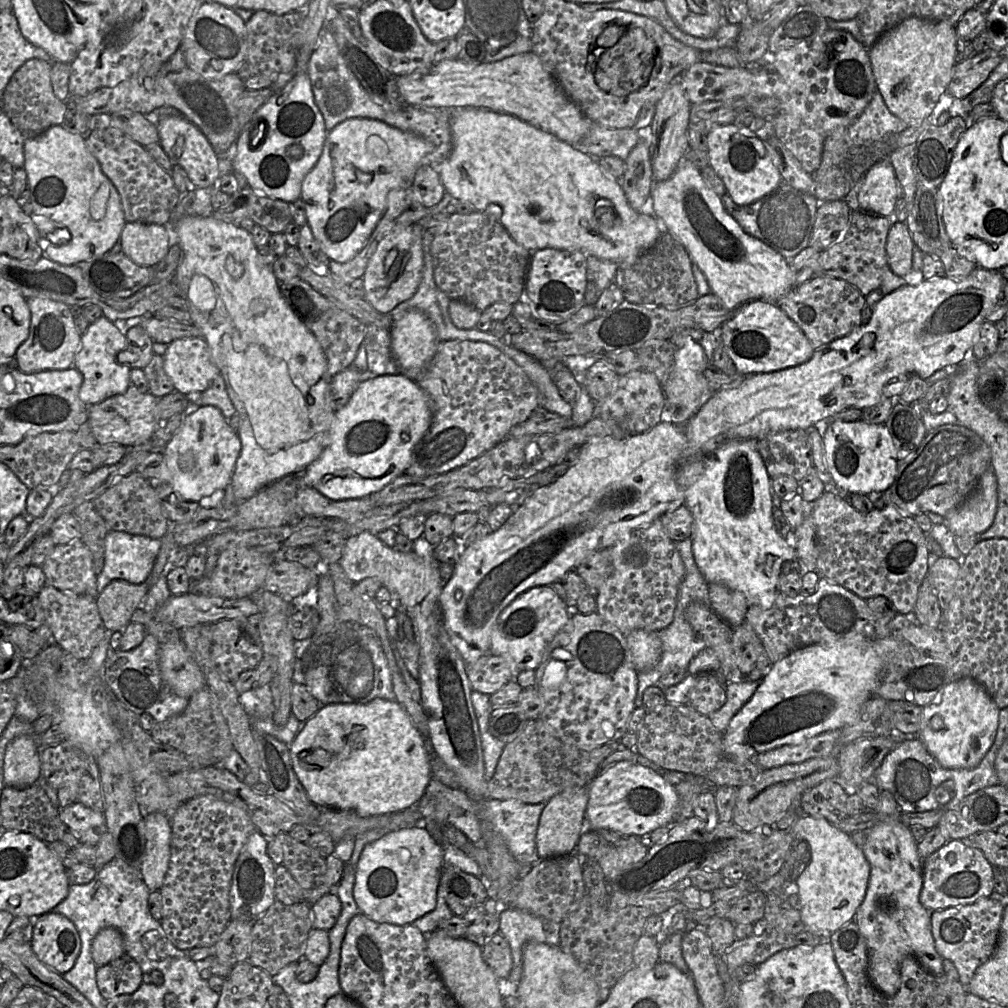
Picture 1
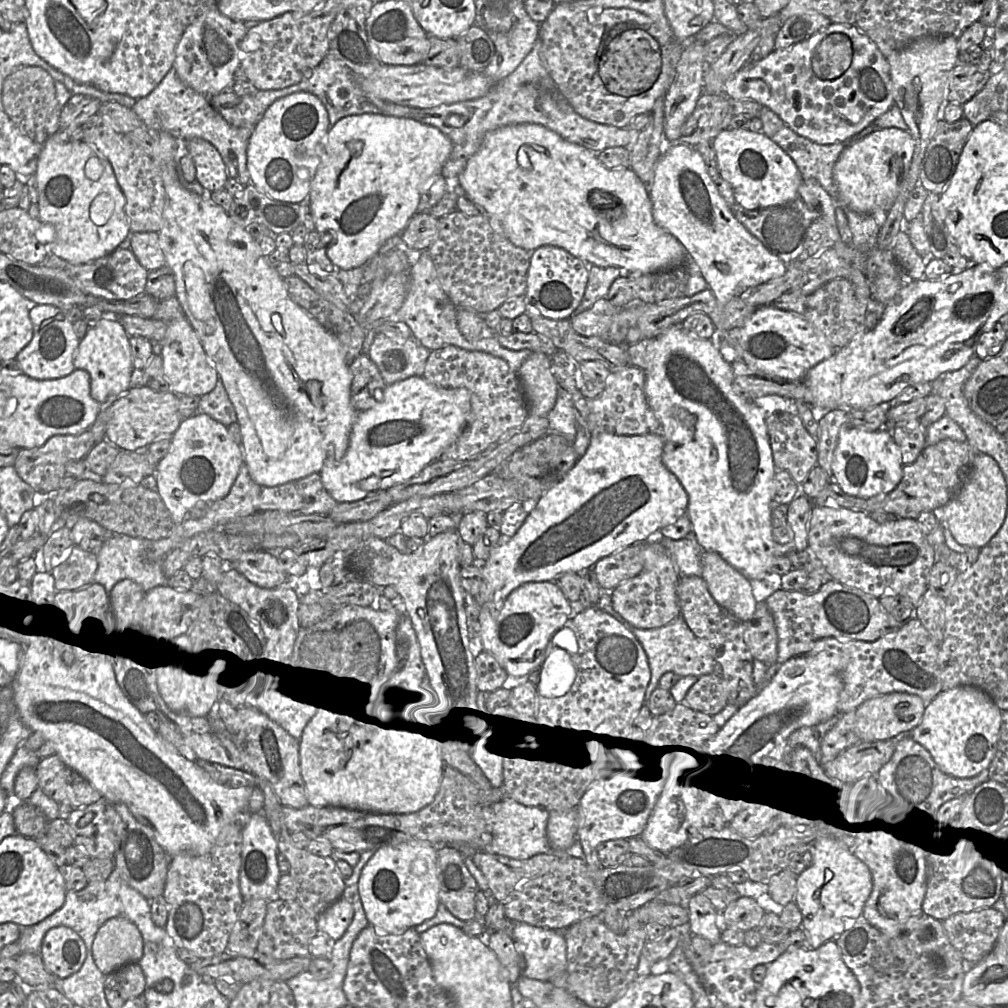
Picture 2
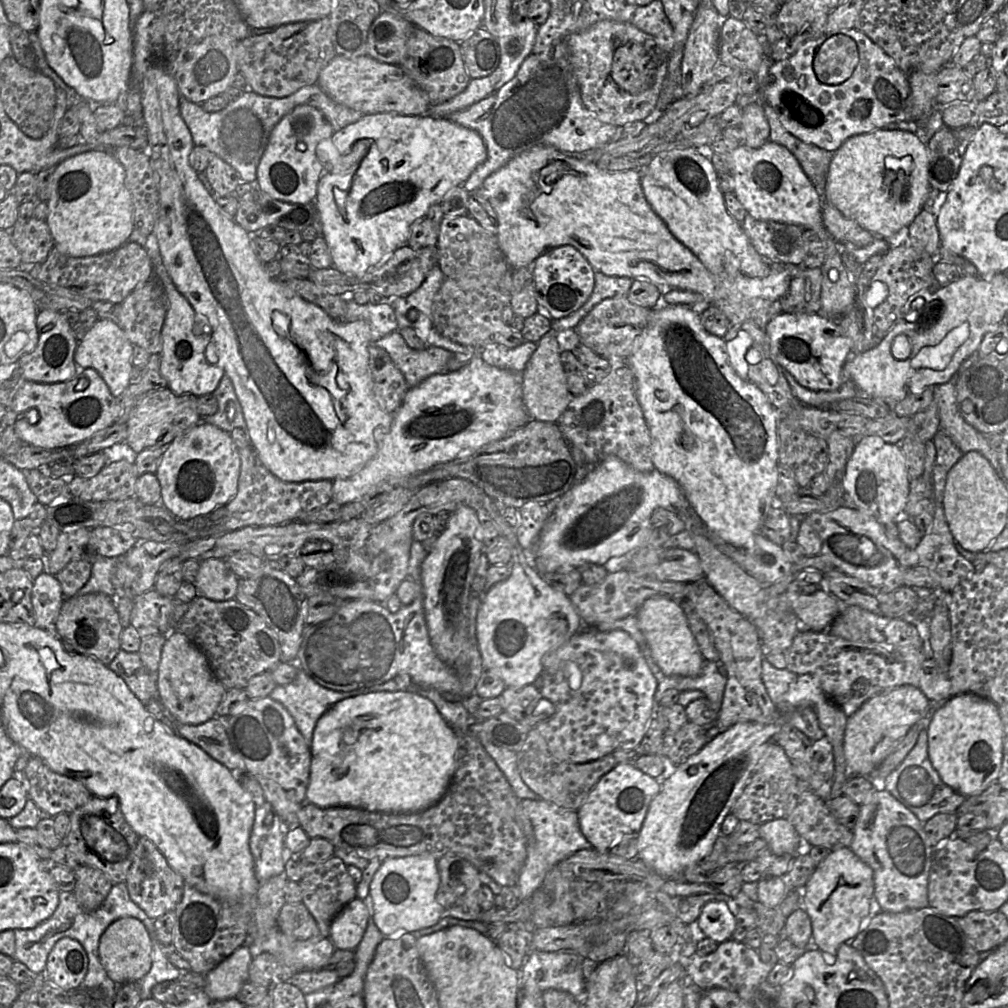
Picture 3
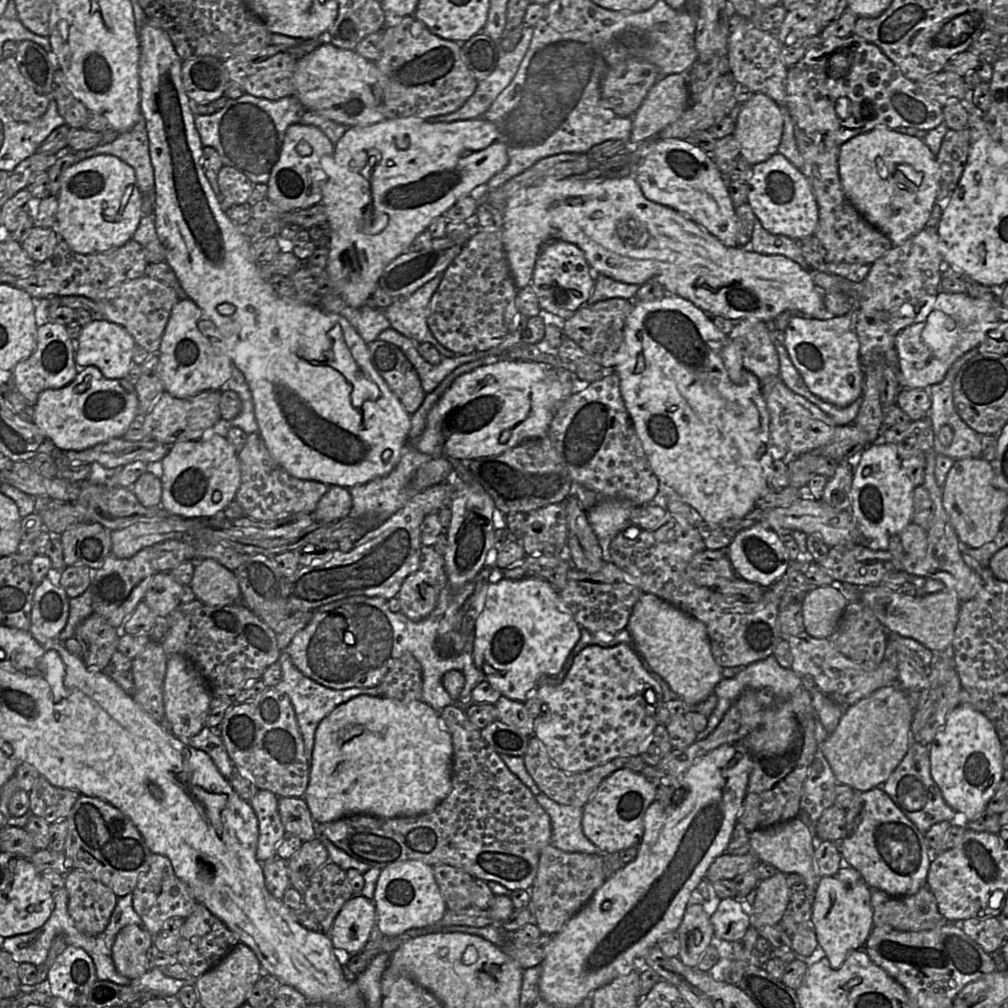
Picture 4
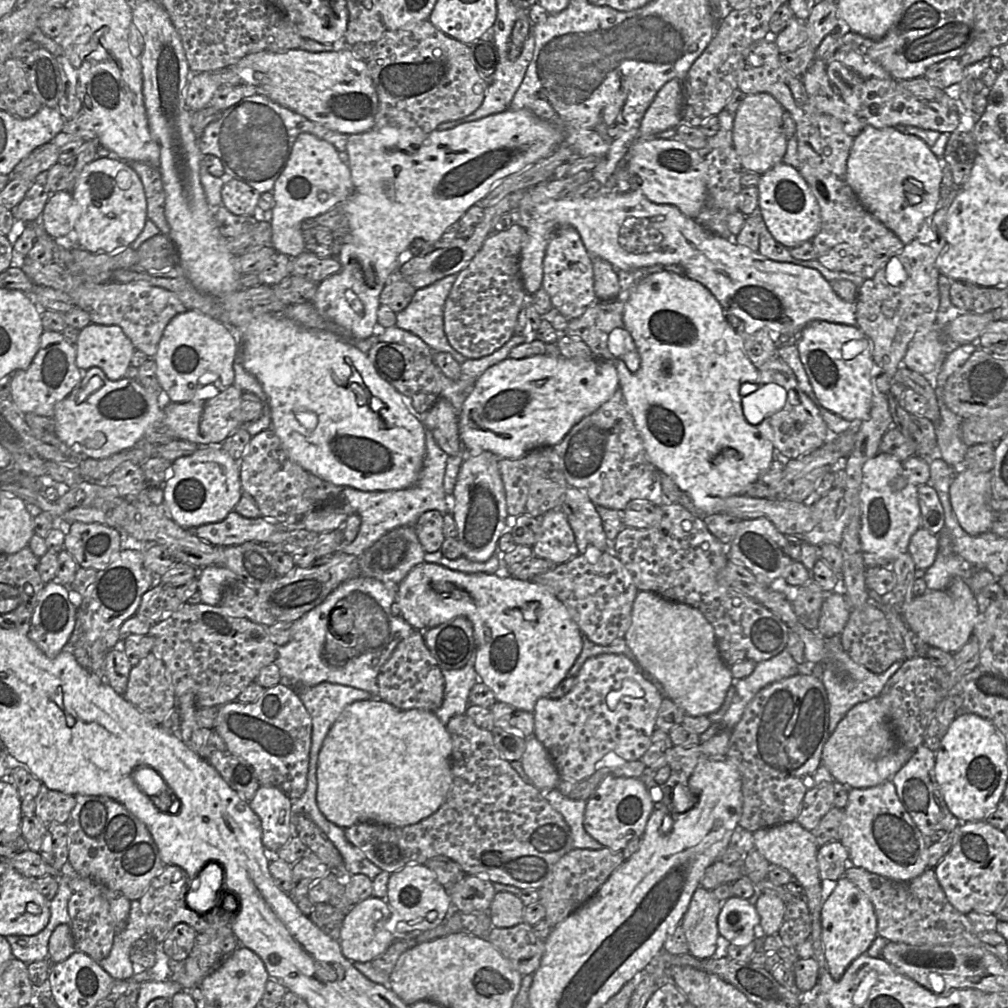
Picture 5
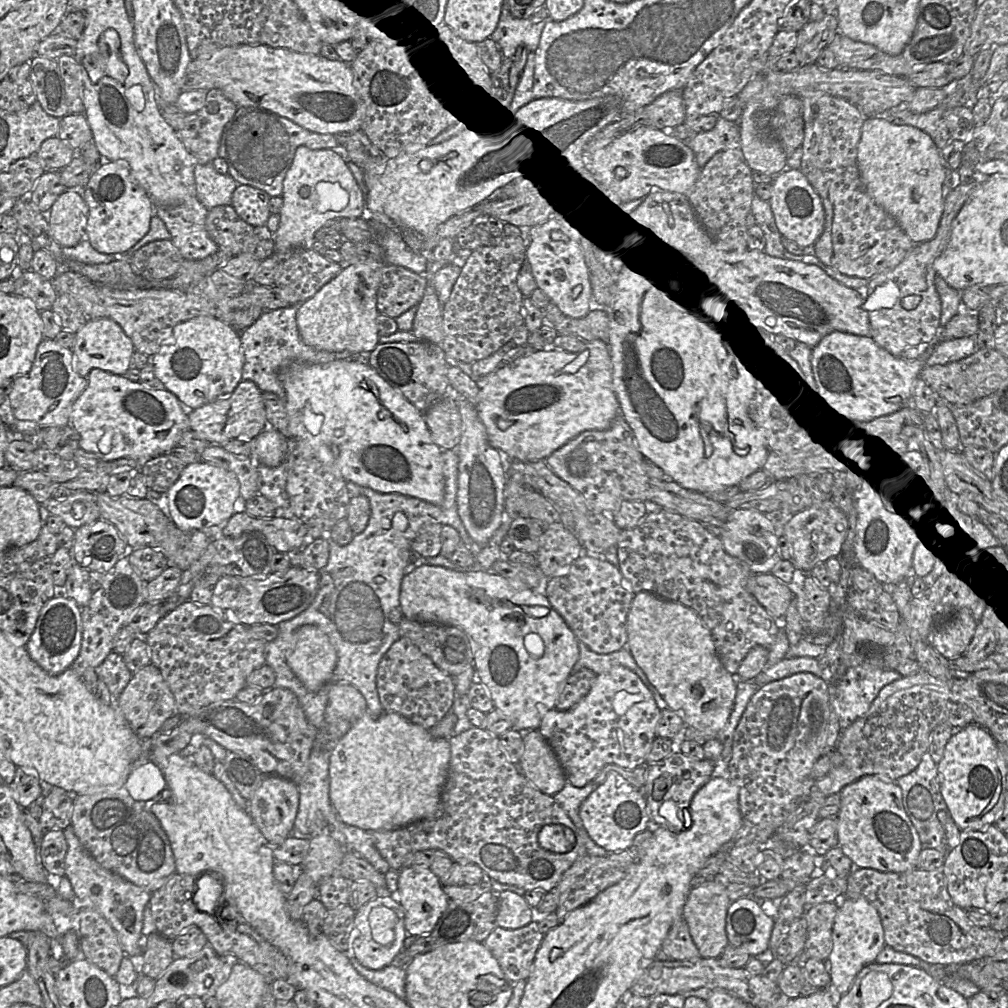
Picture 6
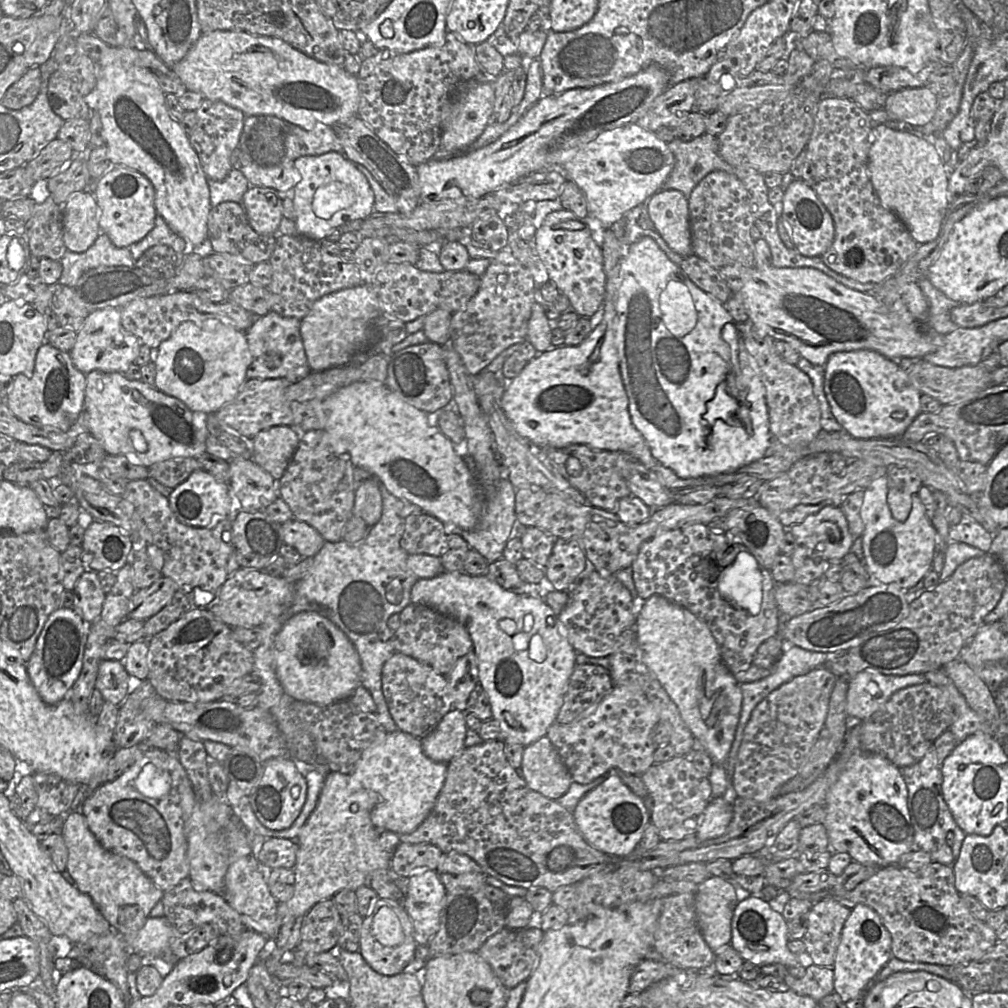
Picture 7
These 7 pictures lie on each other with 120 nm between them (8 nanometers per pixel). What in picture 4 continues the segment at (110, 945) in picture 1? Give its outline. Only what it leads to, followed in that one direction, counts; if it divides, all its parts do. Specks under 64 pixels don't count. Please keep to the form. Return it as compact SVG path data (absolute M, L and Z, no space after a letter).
M143 926L122 928L112 946L112 960L118 973L130 980L144 975L150 969L152 948L153 937Z

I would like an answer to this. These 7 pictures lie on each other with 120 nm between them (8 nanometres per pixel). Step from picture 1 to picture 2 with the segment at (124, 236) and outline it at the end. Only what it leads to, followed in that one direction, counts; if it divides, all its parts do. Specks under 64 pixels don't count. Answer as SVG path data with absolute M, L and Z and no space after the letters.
M158 232L132 233L130 244L130 249L133 251L139 263L149 272L166 265Z

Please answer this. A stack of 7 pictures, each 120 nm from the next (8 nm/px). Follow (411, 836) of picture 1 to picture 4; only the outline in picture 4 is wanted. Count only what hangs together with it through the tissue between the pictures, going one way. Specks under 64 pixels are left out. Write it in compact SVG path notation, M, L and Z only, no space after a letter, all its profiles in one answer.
M419 860L399 862L381 869L373 902L376 907L376 927L387 937L398 936L413 928L435 926L447 911L433 866Z

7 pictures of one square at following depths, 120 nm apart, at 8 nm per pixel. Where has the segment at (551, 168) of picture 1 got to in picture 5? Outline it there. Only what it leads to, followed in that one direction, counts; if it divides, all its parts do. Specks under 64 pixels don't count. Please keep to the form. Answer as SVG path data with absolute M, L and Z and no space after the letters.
M602 187L589 198L565 198L540 204L529 213L527 242L520 255L520 274L527 294L534 294L542 287L543 259L547 243L553 233L564 226L573 227L580 235L587 251L592 256L605 259L616 270L631 271L656 264L675 264L684 269L684 275L706 287L718 300L725 312L730 312L746 323L746 331L760 329L771 334L799 334L813 321L827 321L856 325L854 303L842 300L817 270L787 262L777 262L754 252L747 247L731 243L707 229L697 220L685 216L677 207L657 204L648 200L640 190L615 193Z

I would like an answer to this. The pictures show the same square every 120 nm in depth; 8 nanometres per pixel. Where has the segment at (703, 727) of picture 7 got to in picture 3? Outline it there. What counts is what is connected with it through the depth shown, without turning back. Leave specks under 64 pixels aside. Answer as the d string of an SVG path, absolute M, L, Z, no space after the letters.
M654 595L644 601L635 617L647 640L652 659L664 674L686 677L700 674L705 658L689 627L687 615L678 601L668 596Z

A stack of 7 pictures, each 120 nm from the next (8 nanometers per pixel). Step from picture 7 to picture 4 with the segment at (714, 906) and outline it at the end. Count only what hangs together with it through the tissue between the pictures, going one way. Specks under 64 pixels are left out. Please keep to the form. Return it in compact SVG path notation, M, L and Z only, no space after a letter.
M697 889L693 902L687 907L678 928L681 945L678 958L684 965L691 968L697 967L714 936L711 917L705 912L703 901Z

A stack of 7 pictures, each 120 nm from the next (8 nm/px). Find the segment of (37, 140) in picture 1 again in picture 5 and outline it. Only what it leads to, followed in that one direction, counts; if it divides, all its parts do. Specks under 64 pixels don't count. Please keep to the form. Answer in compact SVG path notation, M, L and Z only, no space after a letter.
M97 157L87 164L76 179L72 195L79 206L79 217L73 227L75 241L93 254L129 247L148 219L145 190L139 175L129 164L115 158Z

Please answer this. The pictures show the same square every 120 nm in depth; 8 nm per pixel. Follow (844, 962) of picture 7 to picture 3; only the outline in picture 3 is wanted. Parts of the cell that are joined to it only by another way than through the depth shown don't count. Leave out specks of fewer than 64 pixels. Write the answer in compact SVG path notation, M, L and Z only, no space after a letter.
M849 847L831 850L829 854L815 867L815 870L805 884L803 909L807 912L812 927L811 940L820 951L834 957L838 947L843 943L850 943L863 928L870 912L870 900L874 894L873 870L863 862Z

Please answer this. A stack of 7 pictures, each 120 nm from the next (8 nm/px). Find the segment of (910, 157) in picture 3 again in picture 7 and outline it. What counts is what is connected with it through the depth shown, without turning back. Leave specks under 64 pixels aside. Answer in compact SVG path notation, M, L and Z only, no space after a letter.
M884 124L873 125L872 129L872 142L867 157L867 176L870 181L872 190L884 208L893 212L907 227L913 239L918 243L926 243L933 241L939 235L941 226L943 224L946 210L948 207L948 177L950 171L946 170L940 159L939 154L936 152L935 147L922 137L919 137L911 132L894 130Z

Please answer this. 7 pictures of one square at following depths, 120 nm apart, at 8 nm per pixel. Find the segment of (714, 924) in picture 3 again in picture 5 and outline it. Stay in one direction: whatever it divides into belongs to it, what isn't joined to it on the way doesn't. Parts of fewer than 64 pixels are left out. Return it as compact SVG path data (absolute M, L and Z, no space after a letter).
M731 897L723 904L718 916L718 931L730 944L745 945L753 942L755 927L760 924L760 917L754 905L748 899Z

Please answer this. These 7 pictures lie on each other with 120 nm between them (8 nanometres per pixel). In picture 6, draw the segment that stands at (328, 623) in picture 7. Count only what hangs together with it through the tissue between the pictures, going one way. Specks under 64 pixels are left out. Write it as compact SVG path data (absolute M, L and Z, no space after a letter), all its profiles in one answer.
M303 625L291 638L287 663L303 685L316 692L330 682L337 664L337 652L320 628Z

